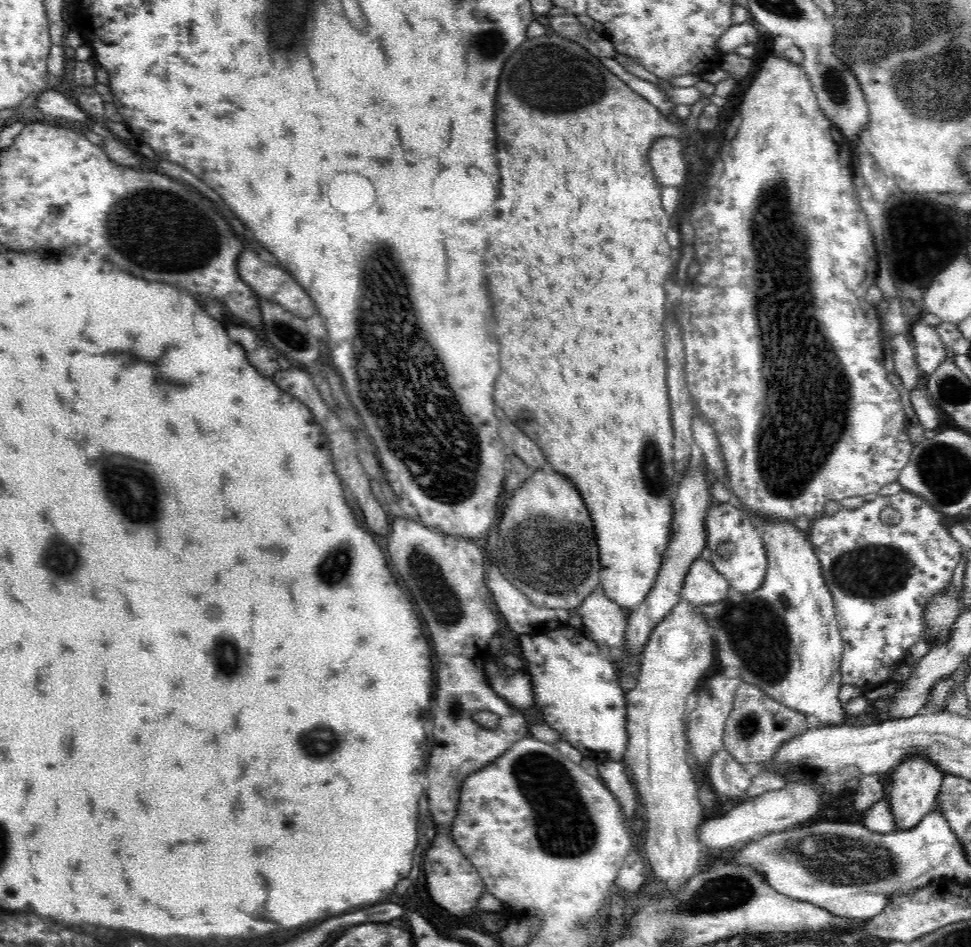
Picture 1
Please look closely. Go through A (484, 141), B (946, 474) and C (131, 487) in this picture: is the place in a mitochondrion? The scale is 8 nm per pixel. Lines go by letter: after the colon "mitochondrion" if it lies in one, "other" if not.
A: other
B: mitochondrion
C: mitochondrion

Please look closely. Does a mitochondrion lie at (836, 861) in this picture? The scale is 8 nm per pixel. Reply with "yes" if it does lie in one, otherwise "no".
yes

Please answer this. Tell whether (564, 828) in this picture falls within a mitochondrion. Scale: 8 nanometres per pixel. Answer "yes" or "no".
yes

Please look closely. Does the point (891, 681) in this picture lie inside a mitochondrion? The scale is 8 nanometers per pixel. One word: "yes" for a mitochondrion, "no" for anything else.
no

